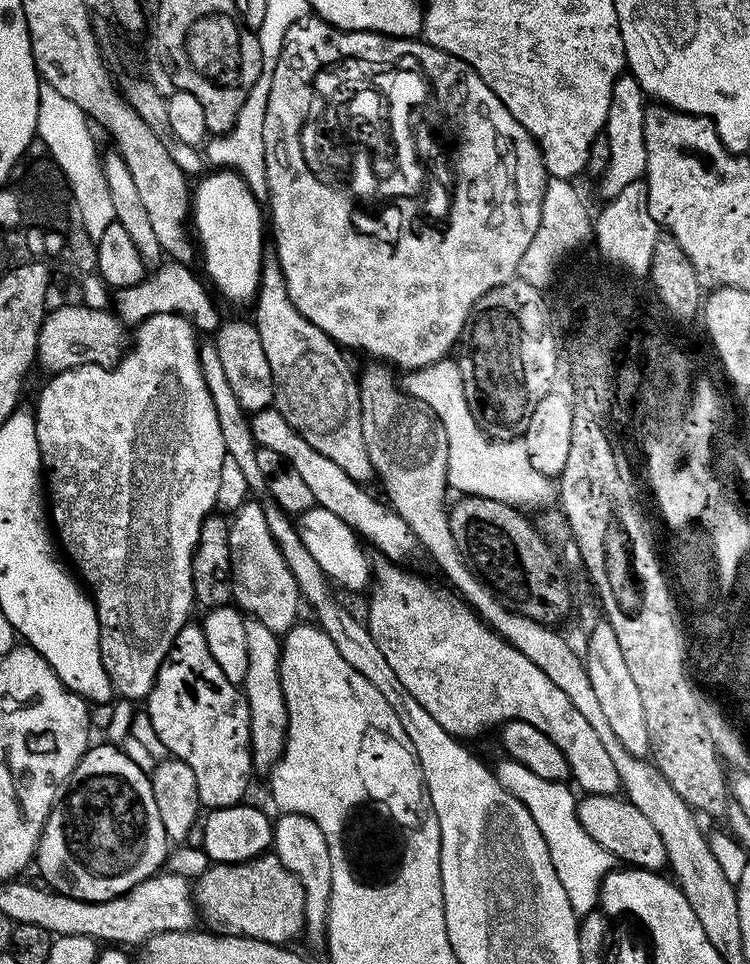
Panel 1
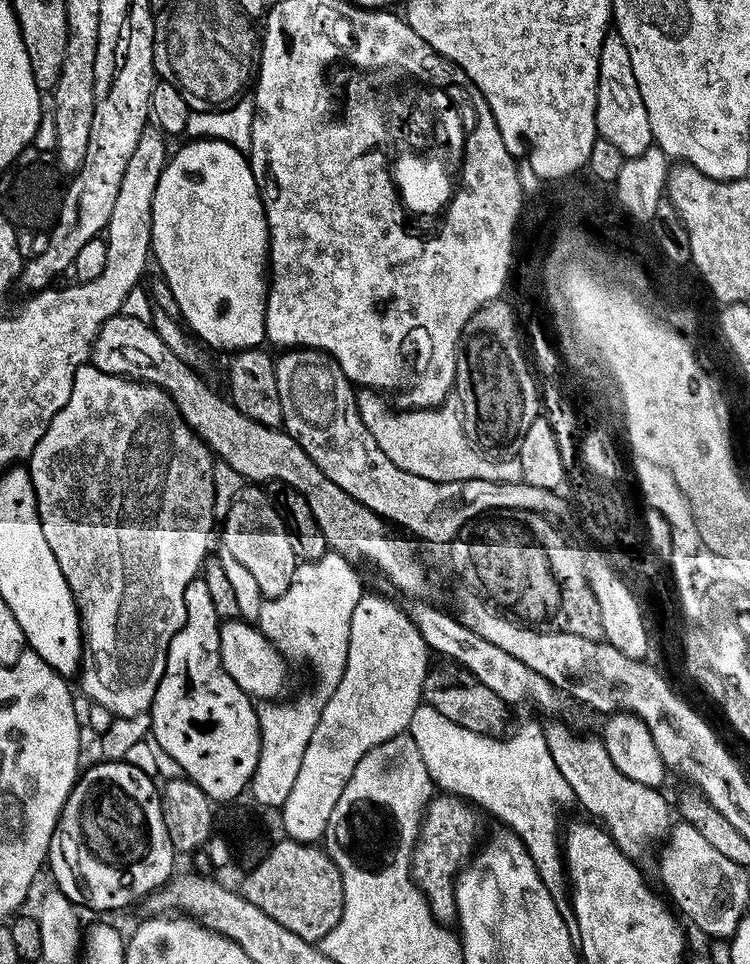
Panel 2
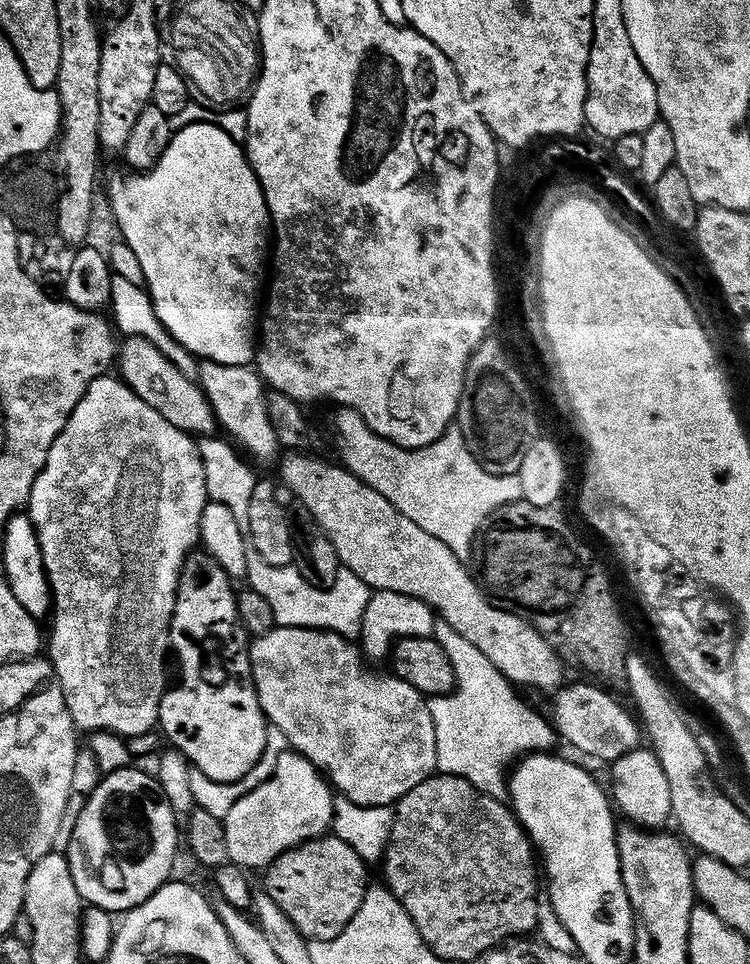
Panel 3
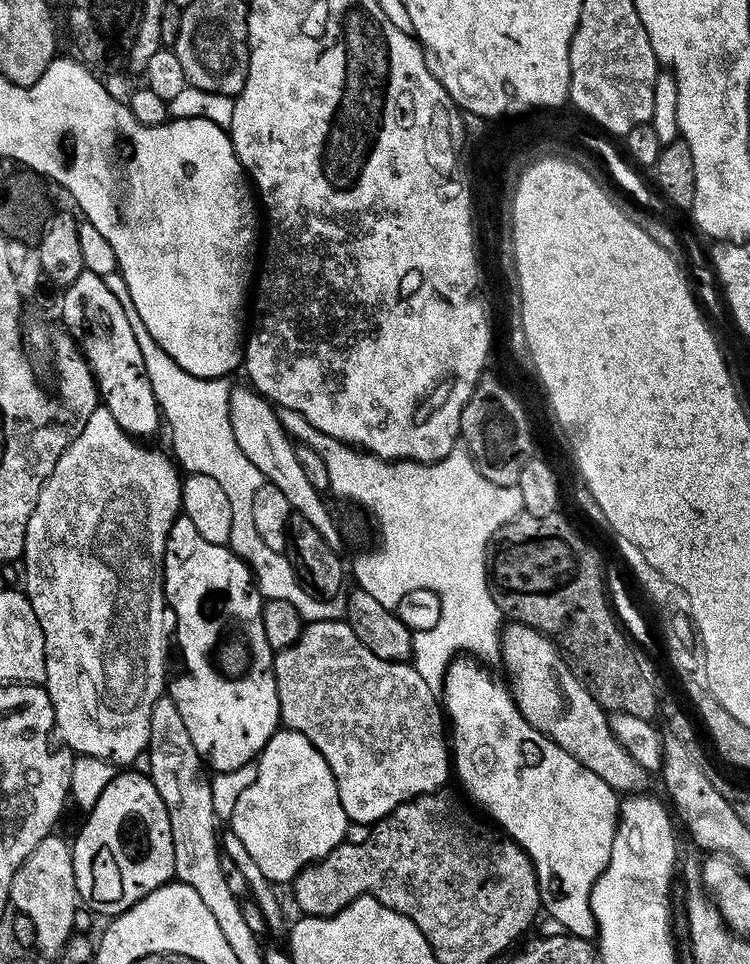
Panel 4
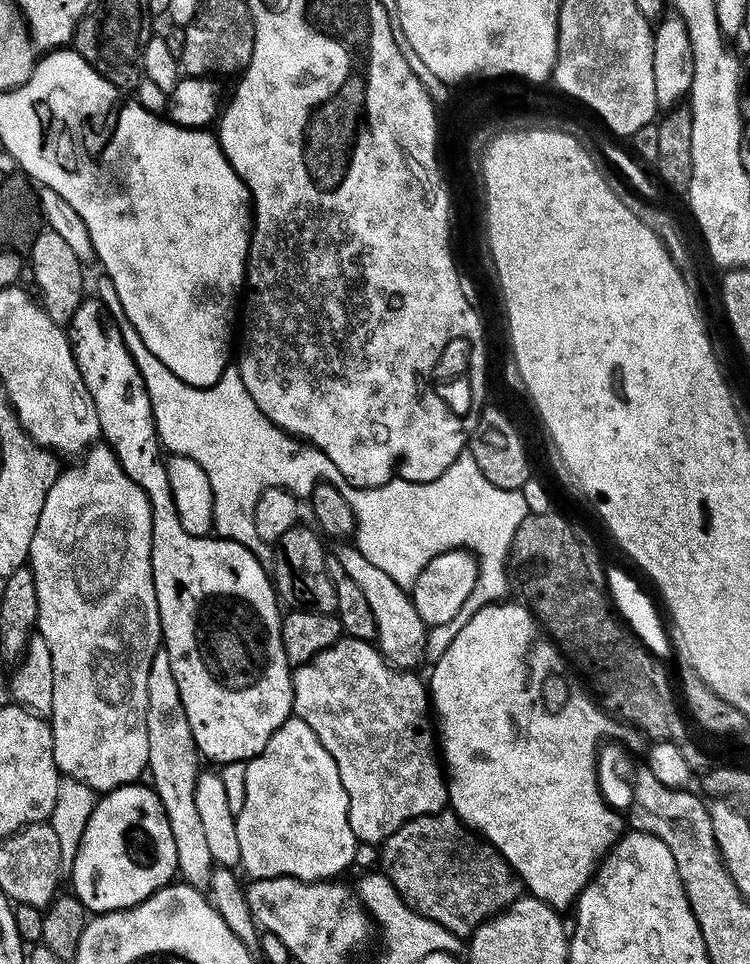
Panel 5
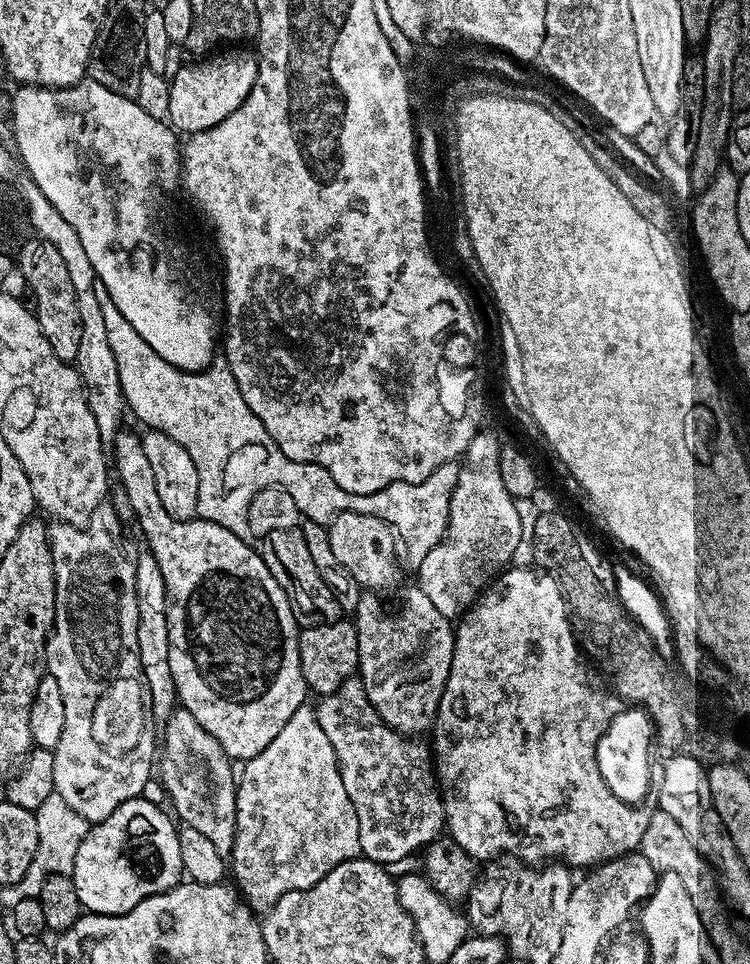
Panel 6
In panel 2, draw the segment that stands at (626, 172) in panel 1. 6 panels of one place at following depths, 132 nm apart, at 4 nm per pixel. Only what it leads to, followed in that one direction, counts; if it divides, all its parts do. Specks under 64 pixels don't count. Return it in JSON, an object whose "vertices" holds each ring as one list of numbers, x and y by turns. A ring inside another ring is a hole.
{"vertices":[[609,31,602,42,602,54,598,62,598,106,596,107,596,130,599,139,614,142,625,158,642,154,653,147,650,118,646,118,646,106,638,90,638,78,634,78,634,66,630,66,630,50,616,31]]}

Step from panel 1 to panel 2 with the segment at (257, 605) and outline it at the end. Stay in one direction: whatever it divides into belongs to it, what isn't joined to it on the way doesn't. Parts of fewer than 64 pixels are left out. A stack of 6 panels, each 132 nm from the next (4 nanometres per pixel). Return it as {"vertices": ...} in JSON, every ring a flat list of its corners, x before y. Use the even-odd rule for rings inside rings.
{"vertices":[[245,483,232,500,230,510,222,517,222,524,224,524,222,546,230,550,230,554,234,554,234,558,238,558,238,562,242,562,242,566,246,566,246,570,250,570,250,575,258,581,258,590,262,590,264,597,271,598,284,593,286,586,290,586,290,578,294,578,294,570,298,561,293,547,290,546,290,534,287,527,271,504,267,491,259,483]]}

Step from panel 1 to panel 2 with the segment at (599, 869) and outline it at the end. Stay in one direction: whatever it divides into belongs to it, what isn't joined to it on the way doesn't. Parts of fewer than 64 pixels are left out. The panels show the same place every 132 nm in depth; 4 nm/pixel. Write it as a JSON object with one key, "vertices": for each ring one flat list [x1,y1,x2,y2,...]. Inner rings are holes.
{"vertices":[[421,702,414,710,407,735,418,746,418,754,422,754,422,762,426,762,437,789,484,807,526,846,546,890,550,890,550,898,554,898,554,906,558,906,558,914,562,914,562,922,566,922,566,930,575,934,578,918,574,918,562,855,562,824,560,828,560,811,568,803,571,805,574,797,570,782,562,778,562,770,550,758,550,746,541,725,524,724,513,736,503,738,483,736,450,722,450,718]]}

